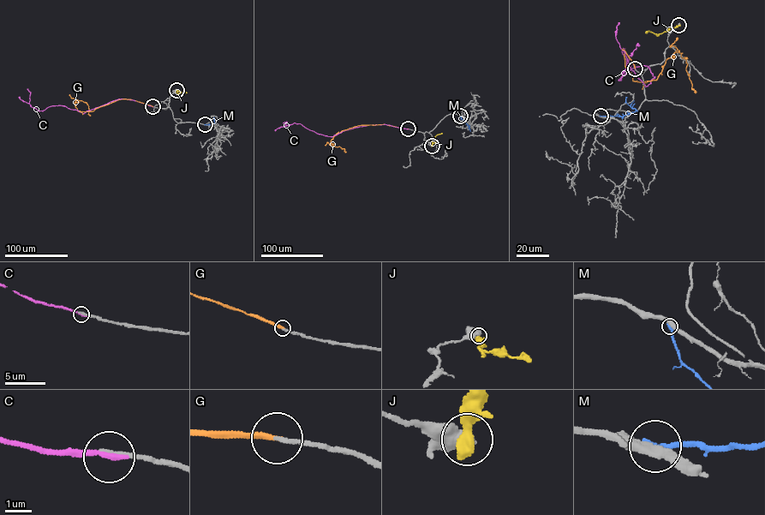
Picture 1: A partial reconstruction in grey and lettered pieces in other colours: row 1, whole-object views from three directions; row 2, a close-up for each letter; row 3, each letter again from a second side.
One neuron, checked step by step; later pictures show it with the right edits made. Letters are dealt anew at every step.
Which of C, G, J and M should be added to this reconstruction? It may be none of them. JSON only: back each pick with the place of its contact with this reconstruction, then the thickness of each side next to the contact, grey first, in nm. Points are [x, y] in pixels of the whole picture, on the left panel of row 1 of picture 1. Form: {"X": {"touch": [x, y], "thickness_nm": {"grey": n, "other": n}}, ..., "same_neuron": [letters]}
{"G": {"touch": [152, 106], "thickness_nm": {"grey": 180, "other": 240}}, "same_neuron": ["G"]}

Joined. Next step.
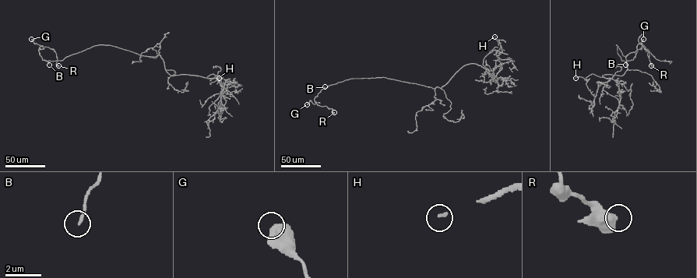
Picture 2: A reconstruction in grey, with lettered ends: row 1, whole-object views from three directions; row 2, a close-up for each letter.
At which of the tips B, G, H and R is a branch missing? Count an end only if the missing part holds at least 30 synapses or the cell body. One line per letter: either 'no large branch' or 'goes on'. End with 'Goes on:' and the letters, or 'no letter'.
B: no large branch
G: no large branch
H: goes on
R: no large branch
Goes on: H

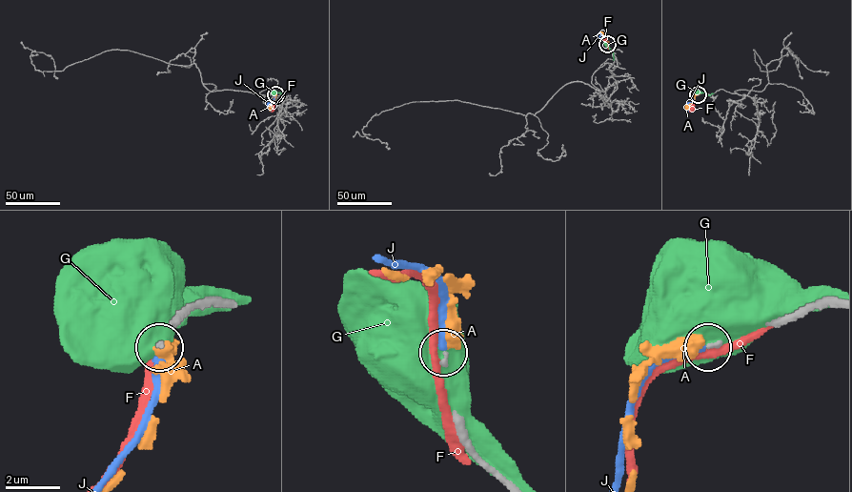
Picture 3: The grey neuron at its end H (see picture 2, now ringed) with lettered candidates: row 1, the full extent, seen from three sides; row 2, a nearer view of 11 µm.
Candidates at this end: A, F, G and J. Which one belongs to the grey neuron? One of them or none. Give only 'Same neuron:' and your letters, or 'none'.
Same neuron: J

